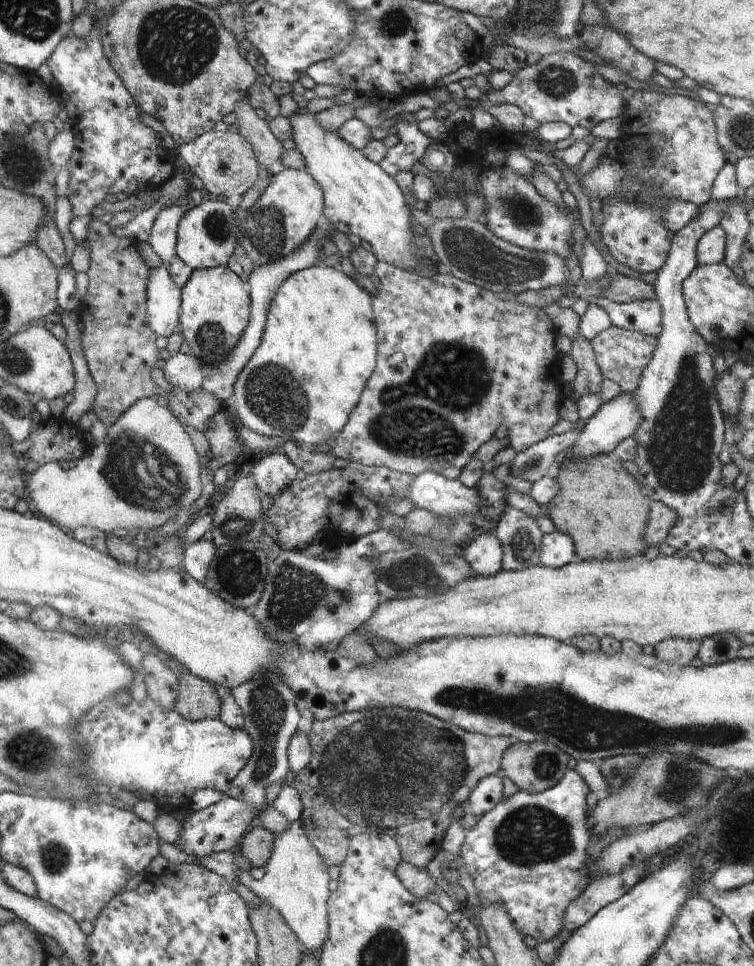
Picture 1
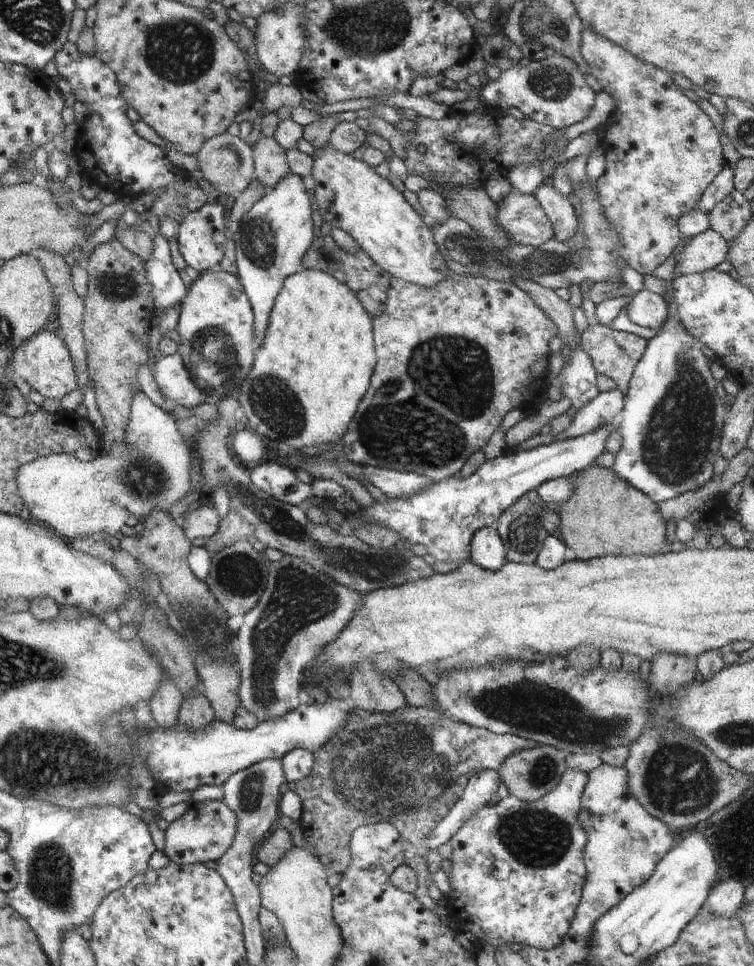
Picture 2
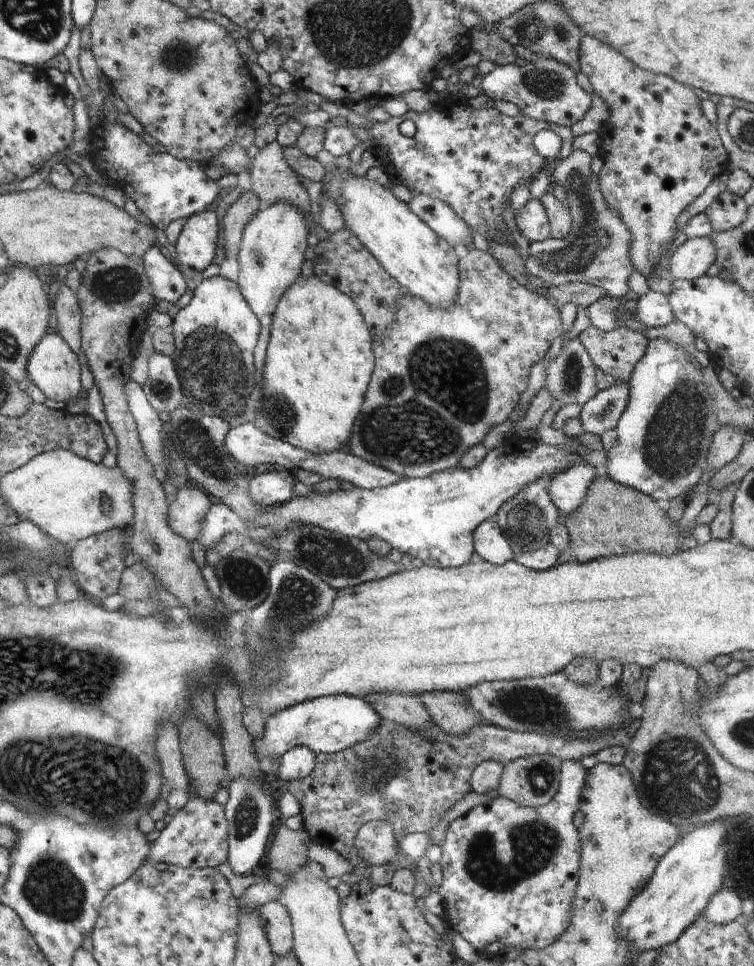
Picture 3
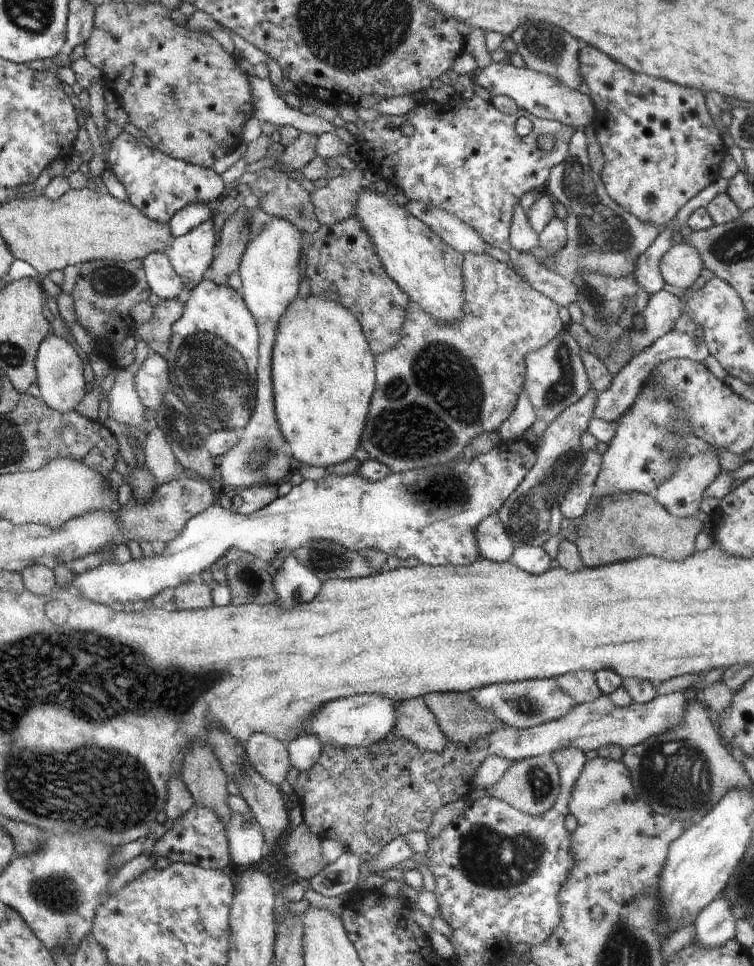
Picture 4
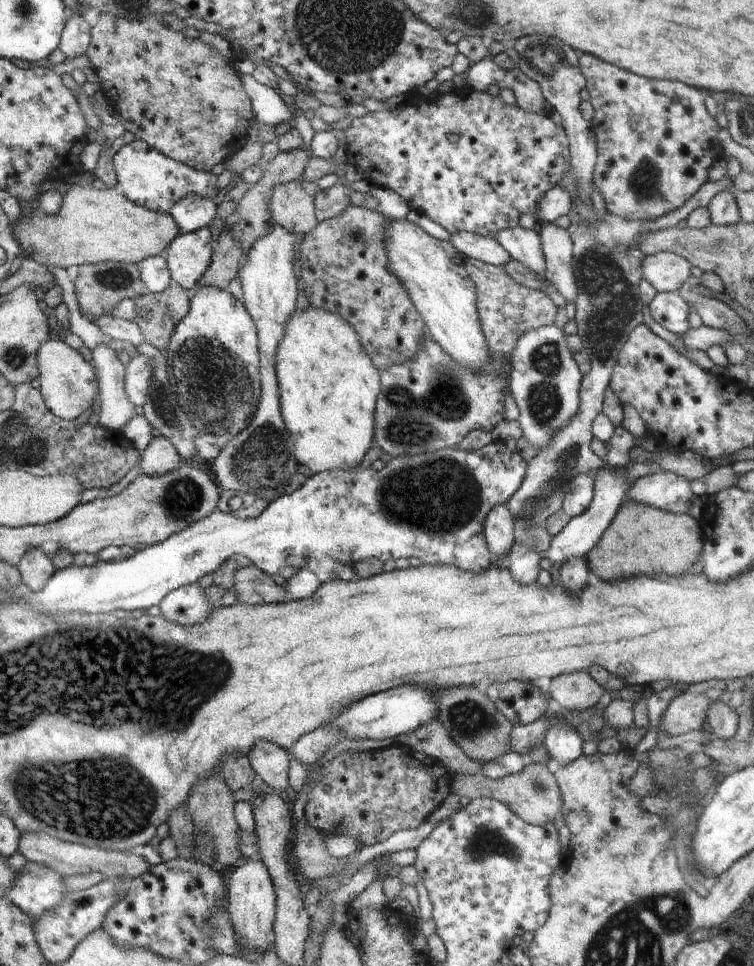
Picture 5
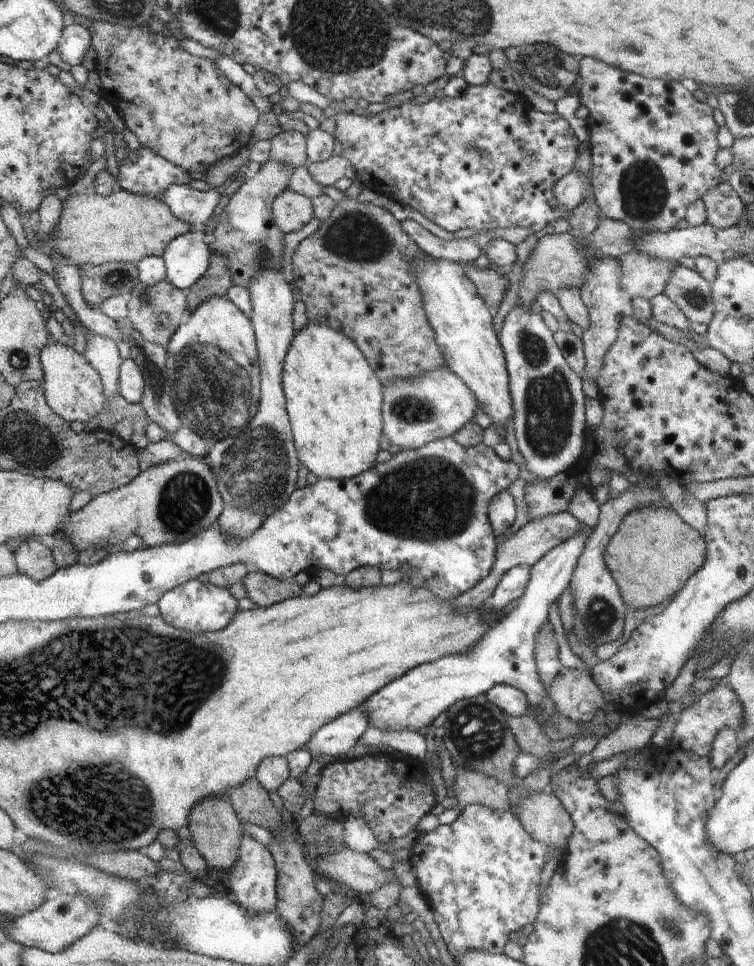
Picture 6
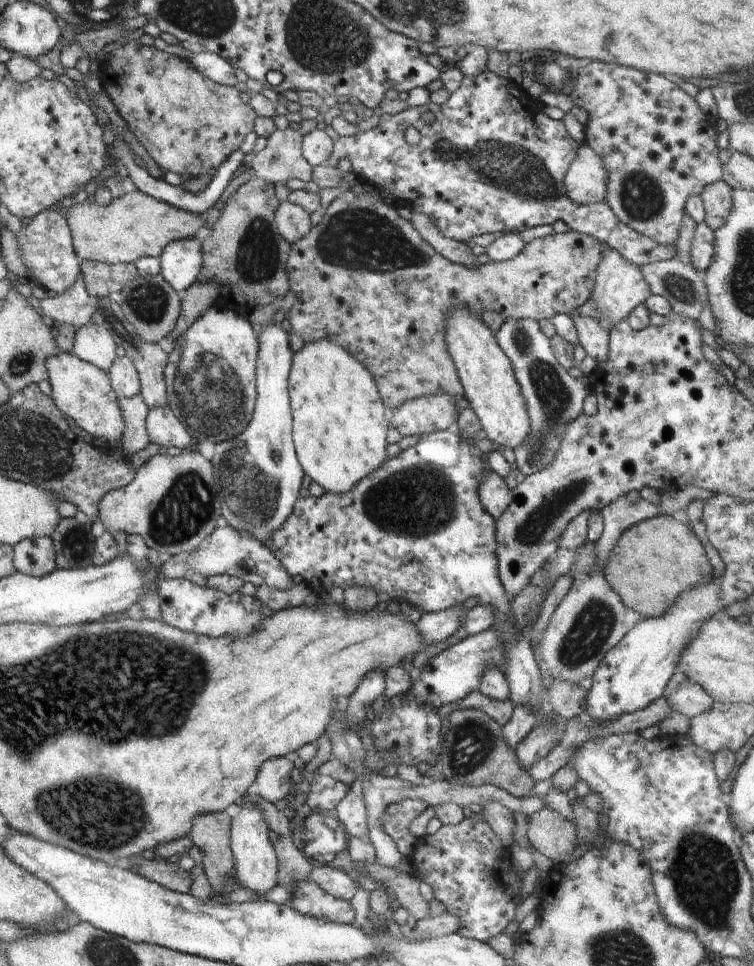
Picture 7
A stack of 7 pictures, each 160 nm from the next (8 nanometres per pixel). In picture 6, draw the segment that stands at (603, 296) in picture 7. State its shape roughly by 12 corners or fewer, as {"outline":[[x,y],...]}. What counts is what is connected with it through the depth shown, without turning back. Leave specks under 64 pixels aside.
{"outline":[[632,251],[618,259],[630,296],[664,293],[678,262]]}

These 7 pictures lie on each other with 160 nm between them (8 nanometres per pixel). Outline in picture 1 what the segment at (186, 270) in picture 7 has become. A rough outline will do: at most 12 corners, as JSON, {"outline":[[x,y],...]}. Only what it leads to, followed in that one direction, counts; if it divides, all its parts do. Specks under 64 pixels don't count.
{"outline":[[228,203],[186,210],[176,252],[193,269],[226,266],[236,232]]}

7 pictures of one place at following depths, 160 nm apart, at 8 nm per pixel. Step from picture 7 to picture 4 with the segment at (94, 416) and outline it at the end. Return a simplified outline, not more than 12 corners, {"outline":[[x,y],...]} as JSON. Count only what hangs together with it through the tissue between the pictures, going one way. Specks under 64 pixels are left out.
{"outline":[[52,333],[39,348],[39,396],[67,413],[84,396],[84,364]]}

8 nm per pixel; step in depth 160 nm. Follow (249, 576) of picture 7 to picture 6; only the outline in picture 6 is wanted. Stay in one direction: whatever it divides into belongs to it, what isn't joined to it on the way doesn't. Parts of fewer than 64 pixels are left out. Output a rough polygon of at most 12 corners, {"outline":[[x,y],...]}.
{"outline":[[226,504],[218,528],[243,539],[264,520],[248,508]]}

